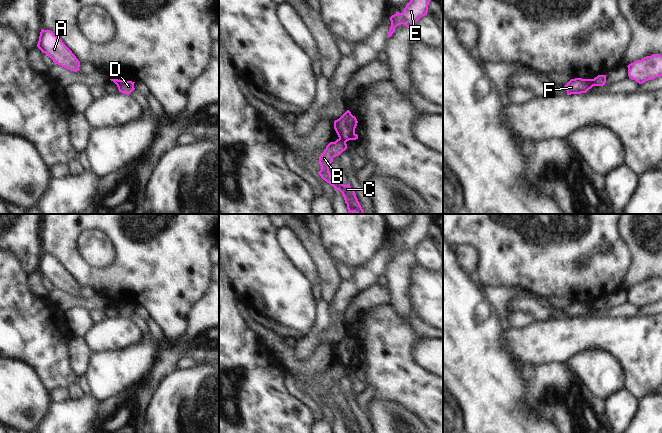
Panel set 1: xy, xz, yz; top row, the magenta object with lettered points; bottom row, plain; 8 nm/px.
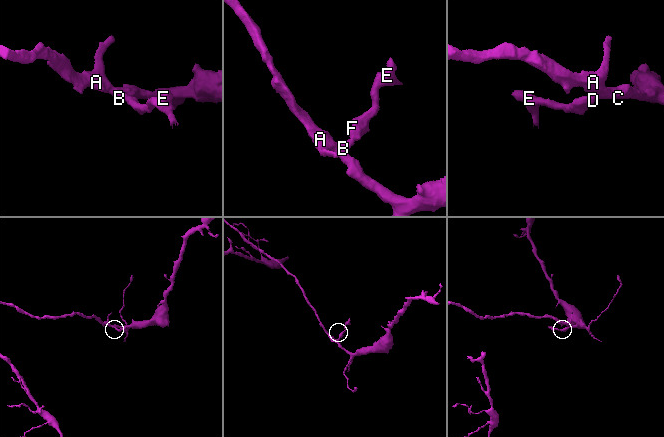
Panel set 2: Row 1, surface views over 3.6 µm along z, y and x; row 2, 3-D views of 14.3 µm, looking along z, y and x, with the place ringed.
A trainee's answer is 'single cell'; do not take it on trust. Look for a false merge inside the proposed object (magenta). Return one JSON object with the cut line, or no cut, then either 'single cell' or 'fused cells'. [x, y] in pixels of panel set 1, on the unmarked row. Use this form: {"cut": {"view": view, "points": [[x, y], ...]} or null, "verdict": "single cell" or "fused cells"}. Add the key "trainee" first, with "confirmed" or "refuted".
{"trainee": "refuted", "cut": {"view": "xz", "points": [[339, 362], [345, 366]]}, "verdict": "fused cells"}

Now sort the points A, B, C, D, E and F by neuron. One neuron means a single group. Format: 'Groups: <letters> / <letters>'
Groups: A B C / D E F.

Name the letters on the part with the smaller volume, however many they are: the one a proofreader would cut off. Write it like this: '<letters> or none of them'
D, E, F

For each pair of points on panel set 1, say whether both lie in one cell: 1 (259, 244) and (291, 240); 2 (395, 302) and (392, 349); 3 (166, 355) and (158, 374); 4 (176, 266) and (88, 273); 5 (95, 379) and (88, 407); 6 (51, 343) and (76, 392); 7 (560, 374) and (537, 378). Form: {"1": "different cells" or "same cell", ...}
{"1": "different cells", "2": "different cells", "3": "same cell", "4": "same cell", "5": "different cells", "6": "different cells", "7": "same cell"}

